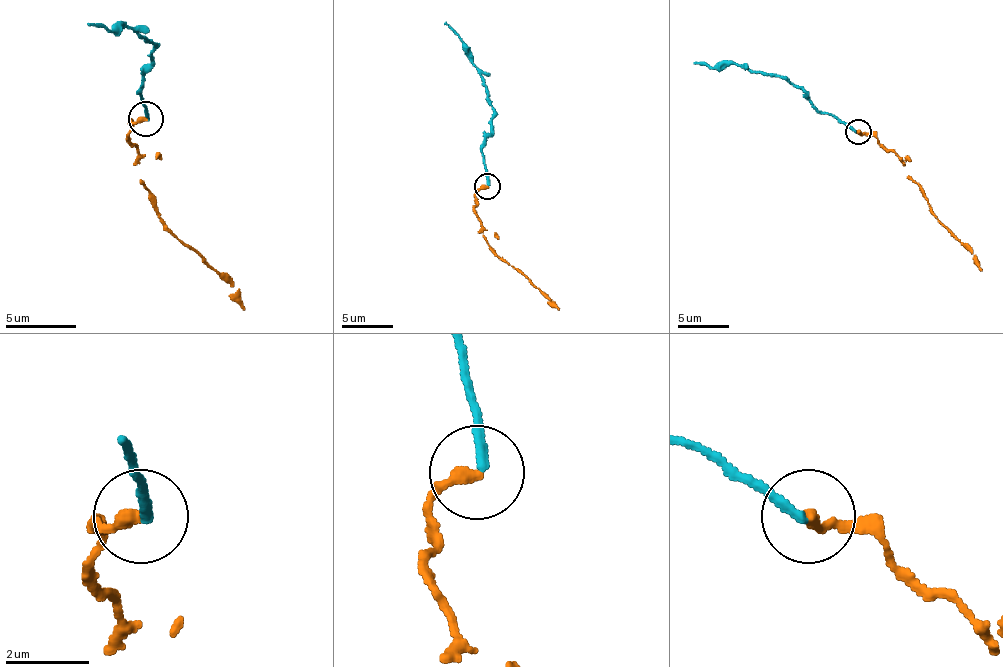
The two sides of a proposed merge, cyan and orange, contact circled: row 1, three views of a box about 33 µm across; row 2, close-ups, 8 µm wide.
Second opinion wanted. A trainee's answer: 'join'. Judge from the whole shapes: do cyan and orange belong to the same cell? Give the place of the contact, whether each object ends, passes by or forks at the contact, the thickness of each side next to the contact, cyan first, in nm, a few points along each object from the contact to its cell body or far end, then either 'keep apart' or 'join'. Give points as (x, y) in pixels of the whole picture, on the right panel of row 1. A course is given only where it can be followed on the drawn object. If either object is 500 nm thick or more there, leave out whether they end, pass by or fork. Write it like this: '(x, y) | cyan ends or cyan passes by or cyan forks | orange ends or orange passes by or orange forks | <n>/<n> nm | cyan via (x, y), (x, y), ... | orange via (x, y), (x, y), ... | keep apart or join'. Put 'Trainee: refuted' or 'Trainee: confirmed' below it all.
(858, 131) | cyan ends | orange ends | 220/320 nm | cyan via (856, 131), (823, 113), (784, 79), (748, 72), (735, 64), (694, 61) | orange via (859, 131), (890, 149), (915, 182), (931, 211), (974, 257), (982, 270) | join
Trainee: confirmed

